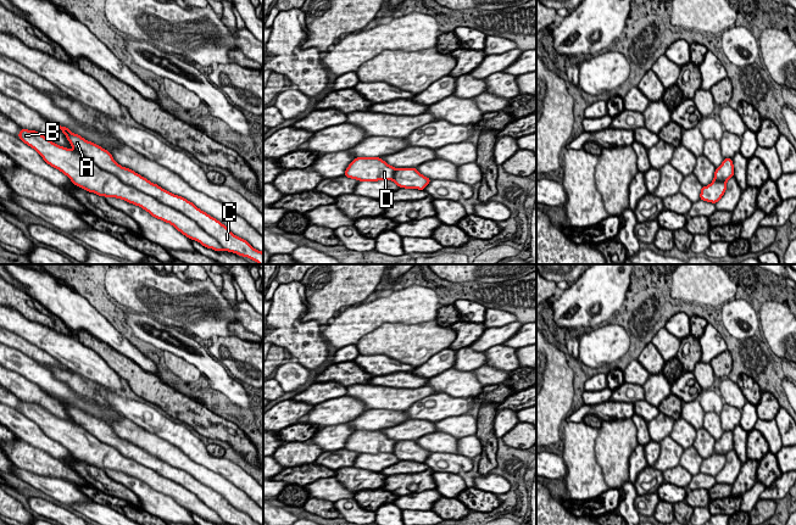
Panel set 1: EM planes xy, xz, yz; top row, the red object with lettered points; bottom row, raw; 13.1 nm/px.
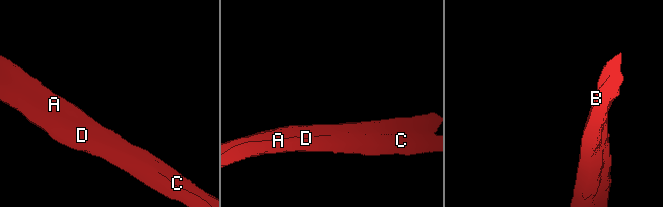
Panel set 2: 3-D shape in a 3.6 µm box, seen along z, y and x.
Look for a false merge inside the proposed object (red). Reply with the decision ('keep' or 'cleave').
cleave

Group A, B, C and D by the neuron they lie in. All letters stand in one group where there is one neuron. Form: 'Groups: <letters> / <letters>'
Groups: A C / B D

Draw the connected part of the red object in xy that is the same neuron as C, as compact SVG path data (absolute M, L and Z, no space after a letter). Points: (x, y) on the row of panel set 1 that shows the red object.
M57 127L66 135L71 146L76 151L85 156L101 169L115 174L122 183L135 188L163 205L176 208L190 219L195 220L201 229L215 238L222 247L229 252L247 257L258 264L263 264L263 252L254 248L246 240L234 235L224 224L197 208L193 202L162 189L134 171L119 166L113 160L112 155L100 145L72 133L67 127Z

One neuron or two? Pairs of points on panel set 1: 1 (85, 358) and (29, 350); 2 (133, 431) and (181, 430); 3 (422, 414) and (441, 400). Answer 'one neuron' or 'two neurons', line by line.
1: two neurons
2: two neurons
3: one neuron

